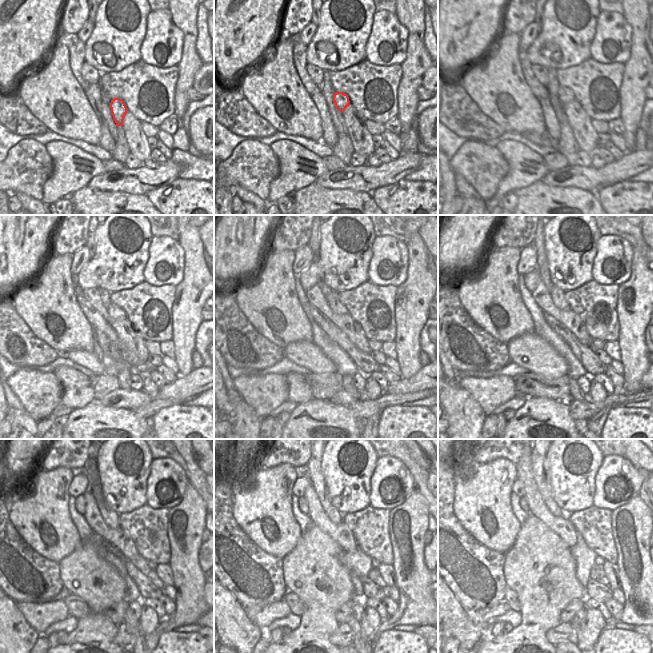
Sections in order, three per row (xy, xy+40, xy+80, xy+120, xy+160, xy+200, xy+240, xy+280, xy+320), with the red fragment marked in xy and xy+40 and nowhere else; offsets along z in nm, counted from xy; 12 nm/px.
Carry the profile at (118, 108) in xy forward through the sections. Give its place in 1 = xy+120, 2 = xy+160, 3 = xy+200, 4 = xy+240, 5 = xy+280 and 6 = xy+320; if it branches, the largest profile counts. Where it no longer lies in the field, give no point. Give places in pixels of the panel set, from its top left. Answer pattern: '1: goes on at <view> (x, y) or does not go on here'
1: goes on at xy+120 (115, 312)
2: goes on at xy+160 (336, 306)
3: goes on at xy+200 (557, 295)
4: goes on at xy+240 (111, 518)
5: goes on at xy+280 (316, 476)
6: goes on at xy+320 (540, 469)

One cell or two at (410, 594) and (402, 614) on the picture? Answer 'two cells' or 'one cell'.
one cell

